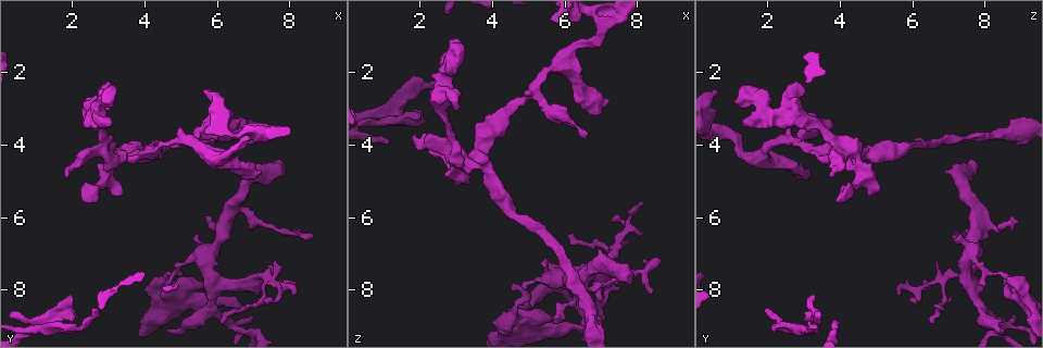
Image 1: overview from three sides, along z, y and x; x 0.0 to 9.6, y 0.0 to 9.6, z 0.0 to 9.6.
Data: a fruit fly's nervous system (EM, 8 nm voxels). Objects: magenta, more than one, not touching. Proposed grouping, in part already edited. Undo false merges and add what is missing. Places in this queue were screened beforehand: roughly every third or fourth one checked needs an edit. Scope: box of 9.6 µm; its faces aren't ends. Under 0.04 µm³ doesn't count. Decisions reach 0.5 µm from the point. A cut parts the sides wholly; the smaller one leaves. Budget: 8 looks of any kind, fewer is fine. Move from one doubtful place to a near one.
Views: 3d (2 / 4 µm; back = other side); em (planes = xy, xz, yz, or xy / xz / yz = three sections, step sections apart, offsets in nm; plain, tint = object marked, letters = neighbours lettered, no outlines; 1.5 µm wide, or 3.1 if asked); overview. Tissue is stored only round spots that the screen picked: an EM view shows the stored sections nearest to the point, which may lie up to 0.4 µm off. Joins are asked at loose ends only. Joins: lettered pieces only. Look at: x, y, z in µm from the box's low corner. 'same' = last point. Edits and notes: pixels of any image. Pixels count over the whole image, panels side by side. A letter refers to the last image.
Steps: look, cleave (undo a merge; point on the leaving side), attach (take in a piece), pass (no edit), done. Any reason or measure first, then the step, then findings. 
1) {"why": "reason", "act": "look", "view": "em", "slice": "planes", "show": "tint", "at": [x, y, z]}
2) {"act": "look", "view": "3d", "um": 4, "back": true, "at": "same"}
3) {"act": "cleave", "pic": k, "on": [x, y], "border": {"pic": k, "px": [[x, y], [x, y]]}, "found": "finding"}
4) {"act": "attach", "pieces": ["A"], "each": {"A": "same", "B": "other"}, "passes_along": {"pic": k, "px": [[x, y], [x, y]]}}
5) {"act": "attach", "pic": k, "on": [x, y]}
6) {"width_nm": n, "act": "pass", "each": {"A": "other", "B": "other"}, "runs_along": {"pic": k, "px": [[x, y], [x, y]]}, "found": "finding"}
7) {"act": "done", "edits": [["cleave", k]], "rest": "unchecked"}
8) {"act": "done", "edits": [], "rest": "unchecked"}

{"act": "look", "view": "3d", "um": 4, "back": true, "at": [7.60, 4.50, 7.70]}

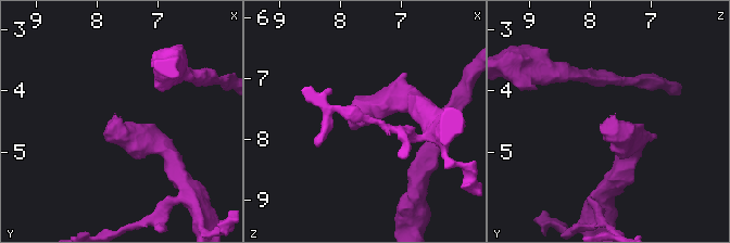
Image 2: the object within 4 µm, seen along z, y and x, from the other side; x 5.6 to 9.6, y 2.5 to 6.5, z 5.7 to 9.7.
{"act": "look", "view": "em", "slice": "xz", "step": 8, "show": "tint", "at": [7.60, 4.50, 7.70]}

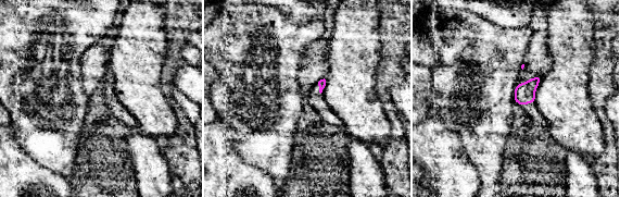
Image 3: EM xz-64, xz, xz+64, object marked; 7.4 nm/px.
{"why": "another direction", "act": "look", "view": "em", "slice": "planes", "show": "letters", "at": "same"}

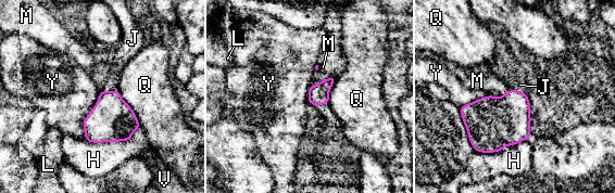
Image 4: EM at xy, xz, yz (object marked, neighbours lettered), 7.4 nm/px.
{"act": "attach", "pieces": ["J"], "each": {"H": "other", "J": "same", "L": "other", "M": "other", "Q": "other", "V": "other", "Y": "other"}, "passes_along": {"pic": 4, "px": [[112, 119], [110, 91], [120, 60]]}, "found": "it goes on there"}

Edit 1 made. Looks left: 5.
{"why": "redraw", "act": "look", "view": "overview"}

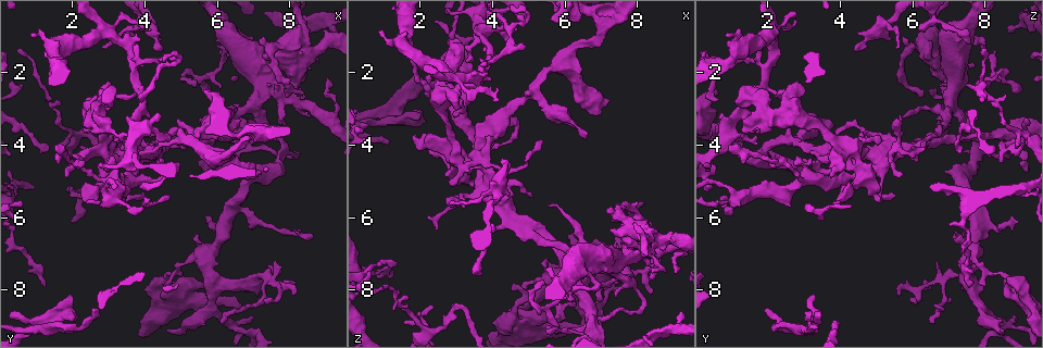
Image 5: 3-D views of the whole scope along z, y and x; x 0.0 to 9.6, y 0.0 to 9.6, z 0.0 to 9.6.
{"why": "an open end", "act": "look", "view": "3d", "um": 2, "at": [5.60, 7.90, 8.85]}

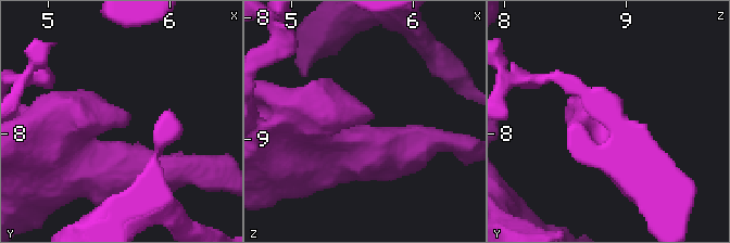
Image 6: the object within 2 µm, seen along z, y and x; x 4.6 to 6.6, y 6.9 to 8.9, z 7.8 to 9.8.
{"act": "look", "view": "em", "slice": "planes", "show": "plain", "at": [5.64, 7.90, 8.80]}

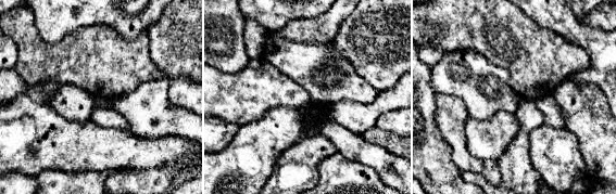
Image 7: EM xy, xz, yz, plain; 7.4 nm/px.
{"why": "what lies round it", "act": "look", "view": "em", "slice": "planes", "show": "letters", "at": "same"}

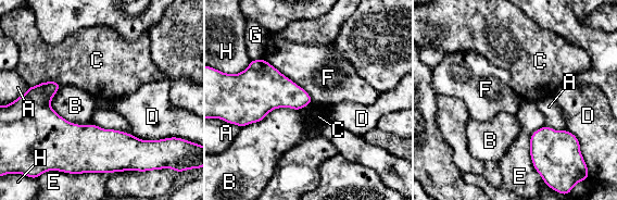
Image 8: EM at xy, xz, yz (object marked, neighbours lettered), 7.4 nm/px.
{"act": "pass", "each": {"A": "other", "B": "other", "C": "other", "D": "other", "E": "other", "F": "other", "G": "other", "H": "other"}, "border": {"pic": 8, "px": [[544, 125], [530, 137], [538, 173]]}, "found": "none of them fits"}

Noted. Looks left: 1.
{"act": "done", "edits": [["attach", 4]], "rest": "unchecked"}

